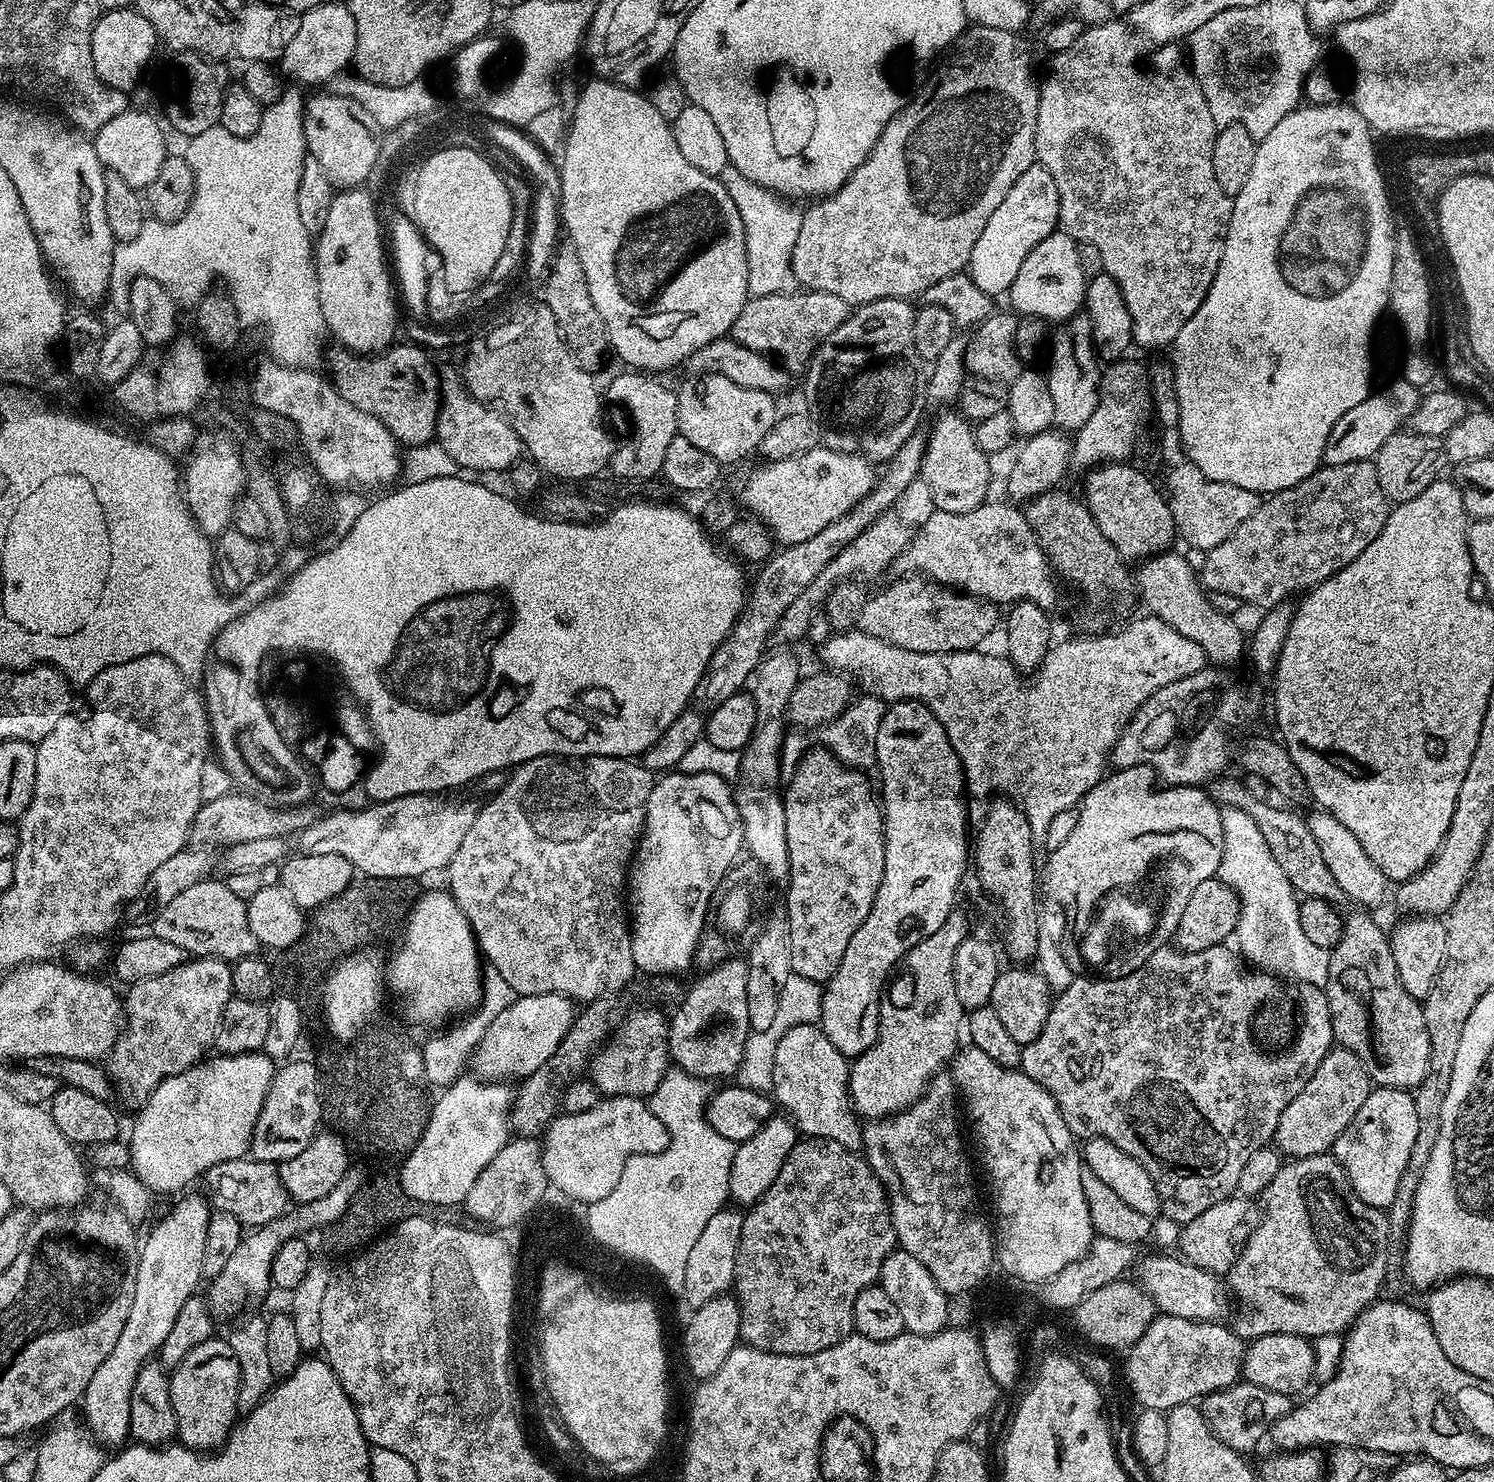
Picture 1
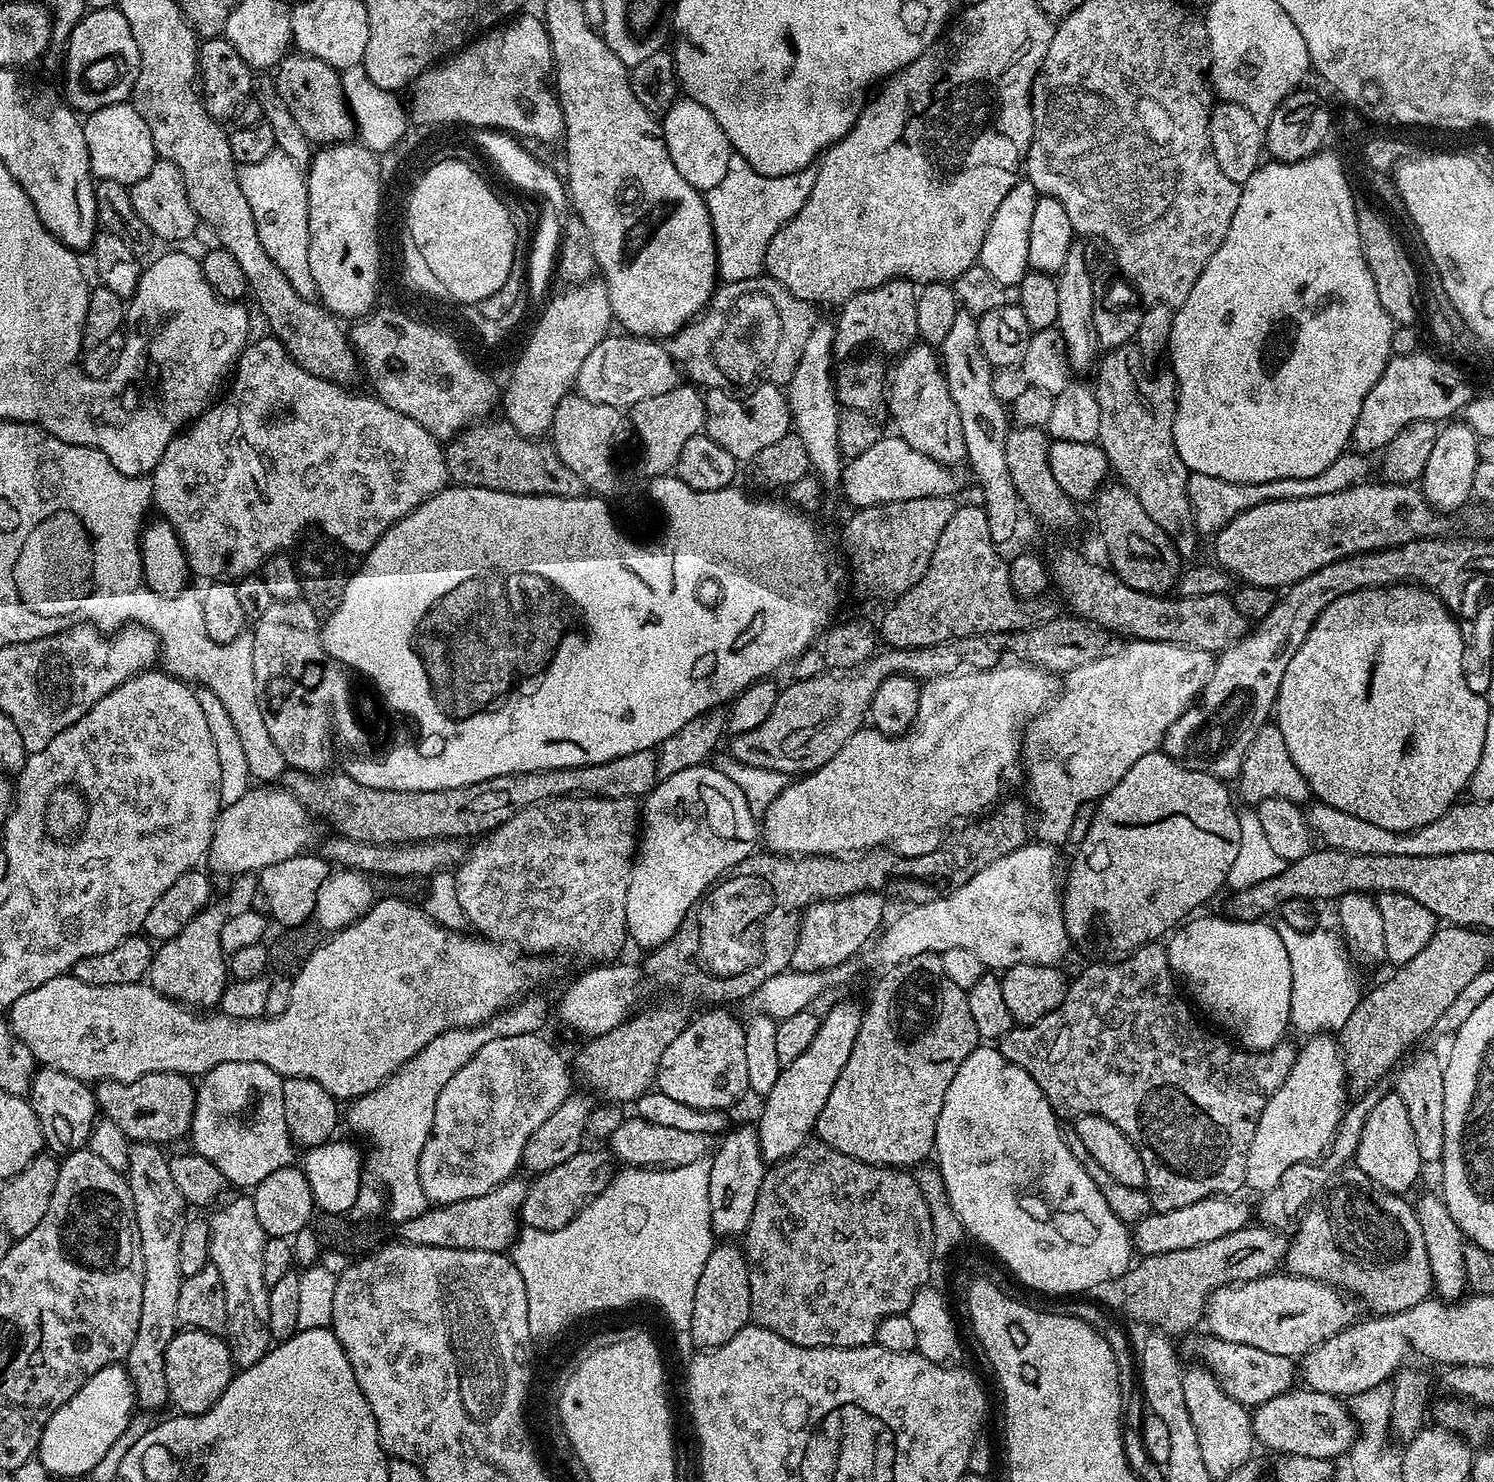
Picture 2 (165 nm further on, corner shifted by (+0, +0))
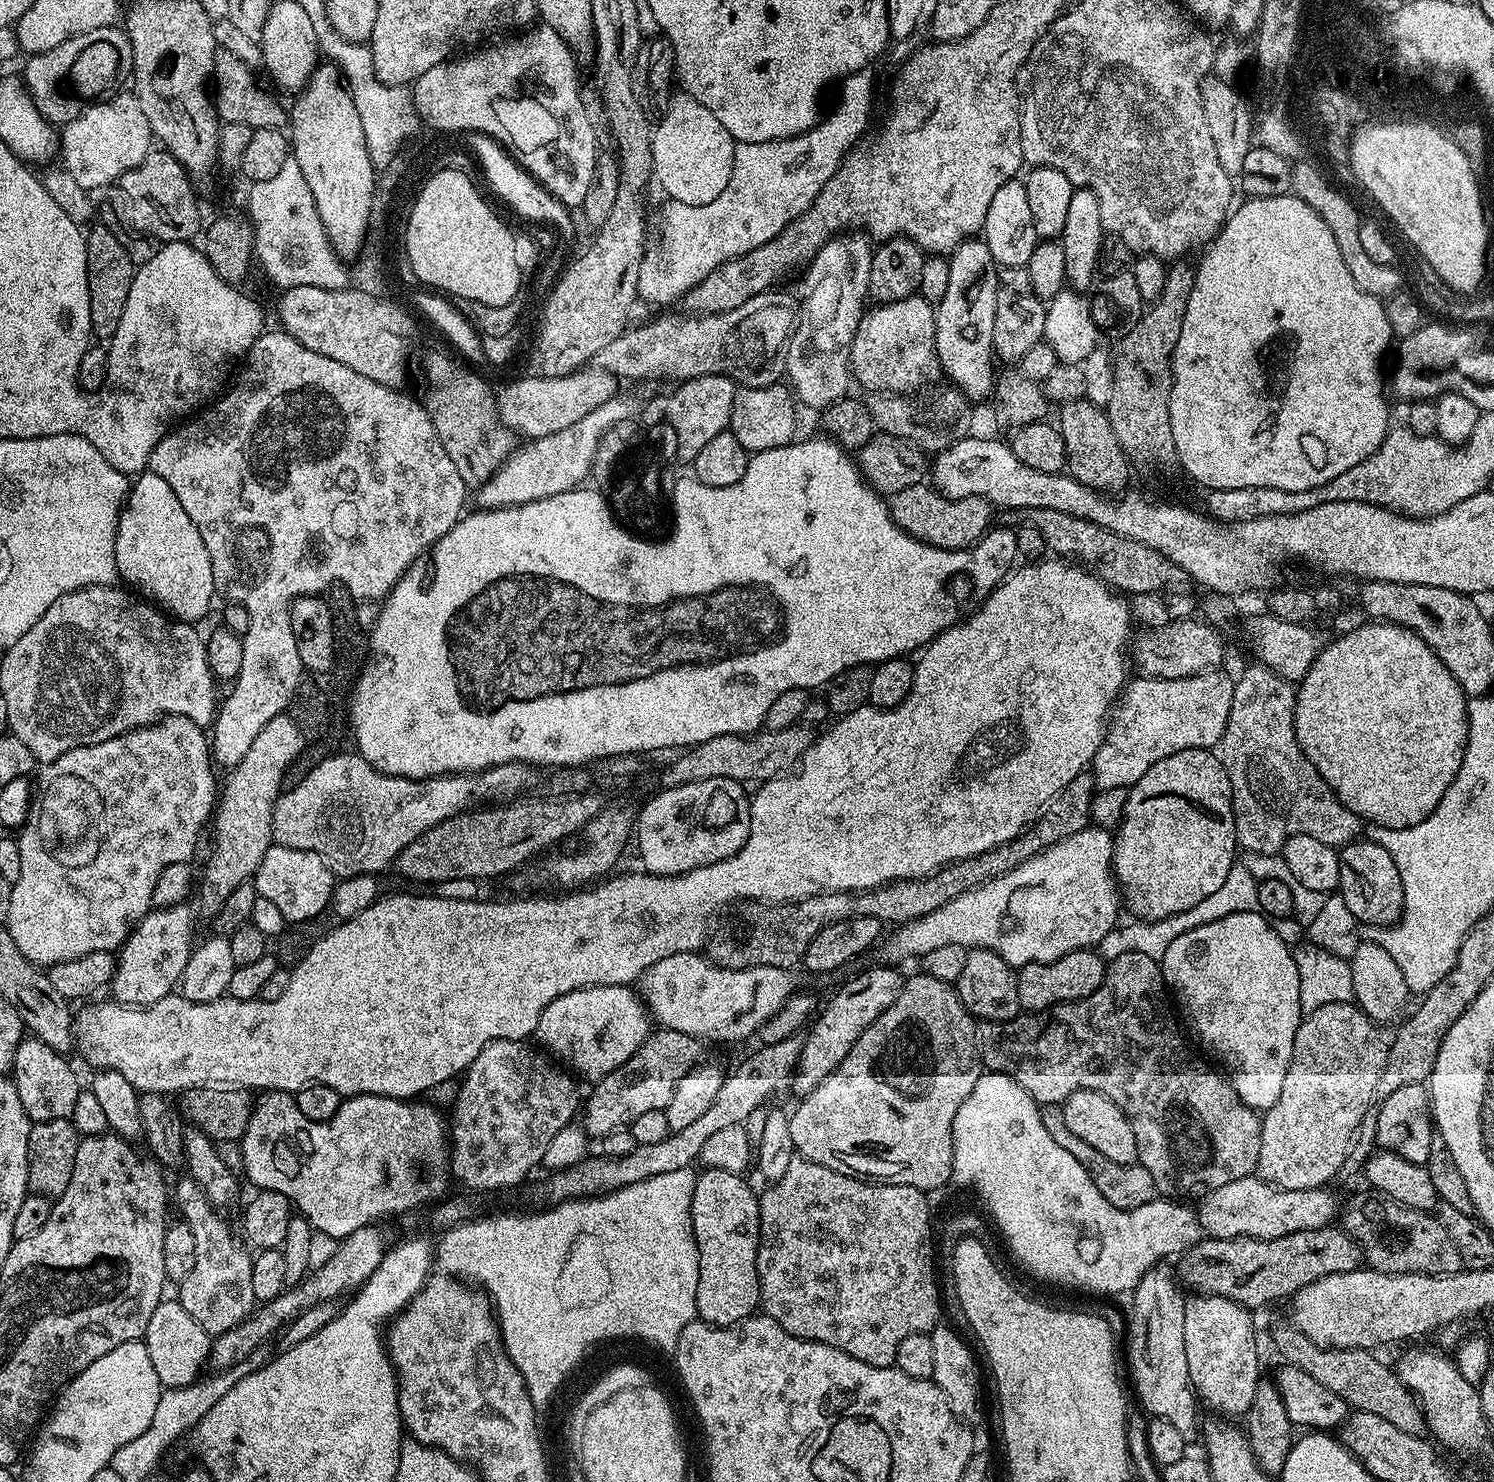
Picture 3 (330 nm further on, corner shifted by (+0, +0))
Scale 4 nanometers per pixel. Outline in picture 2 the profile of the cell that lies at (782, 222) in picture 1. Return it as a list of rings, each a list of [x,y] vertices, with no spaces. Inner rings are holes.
[[[732,155],[730,166],[726,166],[726,178],[722,178],[718,186],[714,186],[706,193],[708,213],[716,239],[716,271],[723,283],[742,282],[746,278],[754,278],[764,272],[766,246],[770,246],[770,238],[774,238],[780,227],[790,218],[794,218],[798,210],[802,210],[802,206],[806,206],[806,198],[810,198],[810,190],[814,190],[815,177],[816,170],[812,166],[785,176],[758,174],[758,170],[754,170],[754,166],[746,162],[746,158]]]

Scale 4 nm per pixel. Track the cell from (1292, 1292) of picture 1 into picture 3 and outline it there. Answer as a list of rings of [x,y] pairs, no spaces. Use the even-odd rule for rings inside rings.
[[[1368,1194],[1372,1196],[1356,1196],[1348,1204],[1348,1209],[1343,1209],[1342,1227],[1362,1249],[1362,1260],[1367,1267],[1375,1272],[1389,1272],[1395,1276],[1402,1274],[1426,1274],[1427,1276],[1449,1276],[1452,1272],[1461,1271],[1458,1246],[1450,1242],[1450,1234],[1446,1234],[1443,1224],[1432,1212],[1419,1212],[1407,1208],[1389,1196]]]

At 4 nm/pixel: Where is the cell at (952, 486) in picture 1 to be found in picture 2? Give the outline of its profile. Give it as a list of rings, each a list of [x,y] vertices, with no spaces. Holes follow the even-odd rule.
[[[917,342],[891,365],[886,377],[886,412],[892,415],[898,435],[910,446],[914,446],[914,450],[934,458],[934,462],[956,466],[959,465],[959,460],[961,463],[965,459],[964,418],[958,414],[958,406],[954,406],[954,398],[950,398],[942,360],[933,345]]]

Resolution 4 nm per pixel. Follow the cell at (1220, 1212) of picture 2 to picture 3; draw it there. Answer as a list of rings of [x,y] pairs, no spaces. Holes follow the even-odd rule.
[[[1259,1175],[1238,1178],[1218,1186],[1198,1204],[1201,1229],[1213,1240],[1233,1240],[1249,1236],[1255,1240],[1282,1238],[1286,1234],[1298,1234],[1300,1230],[1318,1230],[1329,1227],[1337,1219],[1336,1196],[1327,1187],[1310,1190],[1286,1190],[1267,1184]]]

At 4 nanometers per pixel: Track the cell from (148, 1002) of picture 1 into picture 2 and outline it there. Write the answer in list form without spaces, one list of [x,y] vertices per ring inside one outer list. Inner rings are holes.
[[[213,902],[201,910],[174,938],[163,941],[153,951],[147,983],[157,992],[196,1010],[212,1010],[219,1005],[224,985],[228,983],[228,961],[222,950],[222,926],[229,914],[224,902]]]

